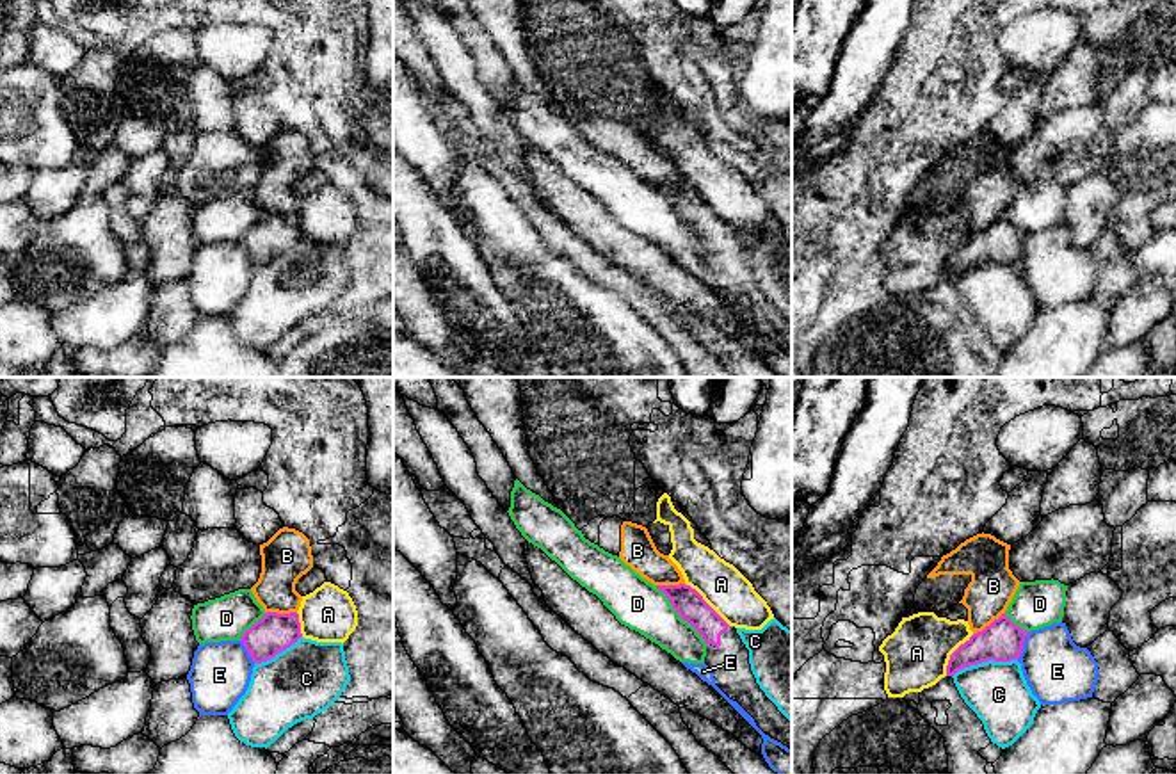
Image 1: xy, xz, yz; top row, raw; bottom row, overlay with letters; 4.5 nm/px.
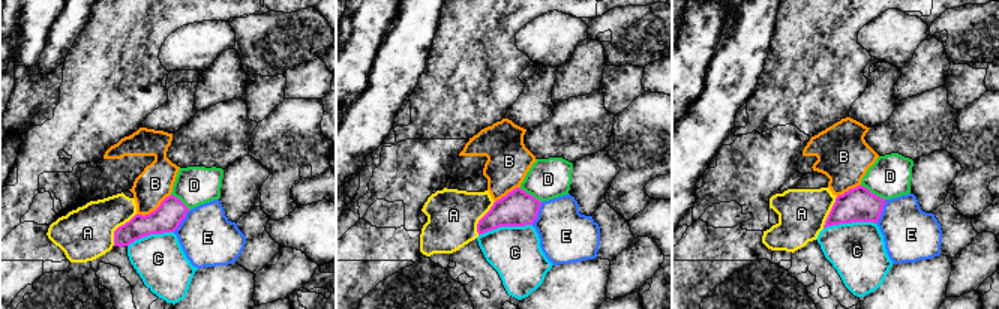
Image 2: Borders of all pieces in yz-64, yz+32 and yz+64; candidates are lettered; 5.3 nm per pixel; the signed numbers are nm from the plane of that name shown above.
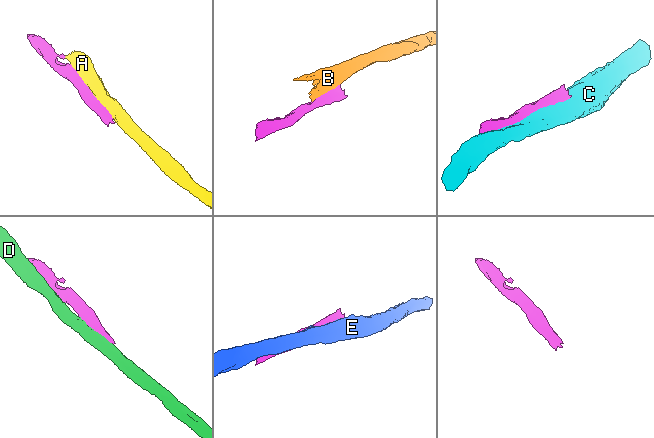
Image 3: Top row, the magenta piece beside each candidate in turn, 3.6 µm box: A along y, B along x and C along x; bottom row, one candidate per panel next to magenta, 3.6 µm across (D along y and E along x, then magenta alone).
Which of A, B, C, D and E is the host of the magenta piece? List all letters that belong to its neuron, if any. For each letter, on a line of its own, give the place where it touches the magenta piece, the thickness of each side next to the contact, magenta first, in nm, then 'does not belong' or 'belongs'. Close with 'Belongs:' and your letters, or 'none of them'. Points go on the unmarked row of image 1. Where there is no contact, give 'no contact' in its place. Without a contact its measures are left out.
A: contact yz (952, 255); calibres 190 and 300 nm; does not belong
B: contact yz (990, 226); calibres 190 and 200 nm; does not belong
C: contact yz (984, 262); calibres 190 and 280 nm; does not belong
D: contact xz (680, 217); calibres 140 and 220 nm; does not belong
E: contact yz (1022, 248); calibres 190 and 300 nm; does not belong
Belongs: none of them

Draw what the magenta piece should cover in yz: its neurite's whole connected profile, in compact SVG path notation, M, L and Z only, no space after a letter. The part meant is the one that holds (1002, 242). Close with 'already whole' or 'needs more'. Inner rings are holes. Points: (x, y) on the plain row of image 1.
M1002 215L982 233L973 235L950 256L946 278L954 278L964 269L977 267L987 262L1018 262L1023 253L1027 237L1027 231L1016 228L1005 215Z | already whole

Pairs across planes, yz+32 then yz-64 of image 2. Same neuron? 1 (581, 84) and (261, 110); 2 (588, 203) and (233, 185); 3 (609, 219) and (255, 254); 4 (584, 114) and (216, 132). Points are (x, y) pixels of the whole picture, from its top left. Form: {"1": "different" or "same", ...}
{"1": "different", "2": "same", "3": "same", "4": "same"}

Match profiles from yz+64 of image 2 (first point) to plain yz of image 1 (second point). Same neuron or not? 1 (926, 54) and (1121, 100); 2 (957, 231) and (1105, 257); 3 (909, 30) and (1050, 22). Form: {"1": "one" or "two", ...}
{"1": "two", "2": "one", "3": "one"}

